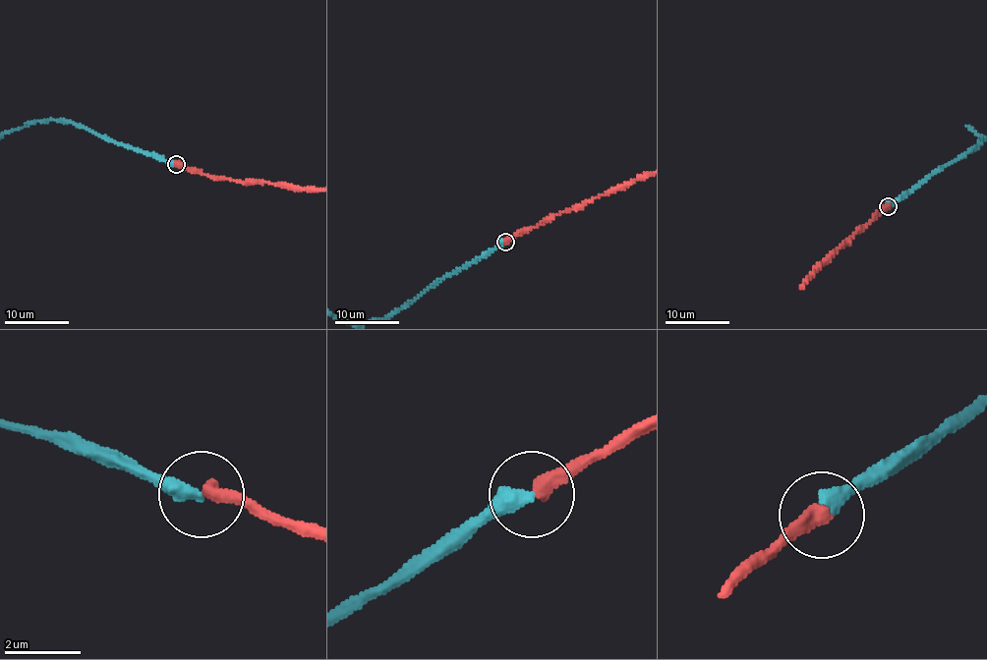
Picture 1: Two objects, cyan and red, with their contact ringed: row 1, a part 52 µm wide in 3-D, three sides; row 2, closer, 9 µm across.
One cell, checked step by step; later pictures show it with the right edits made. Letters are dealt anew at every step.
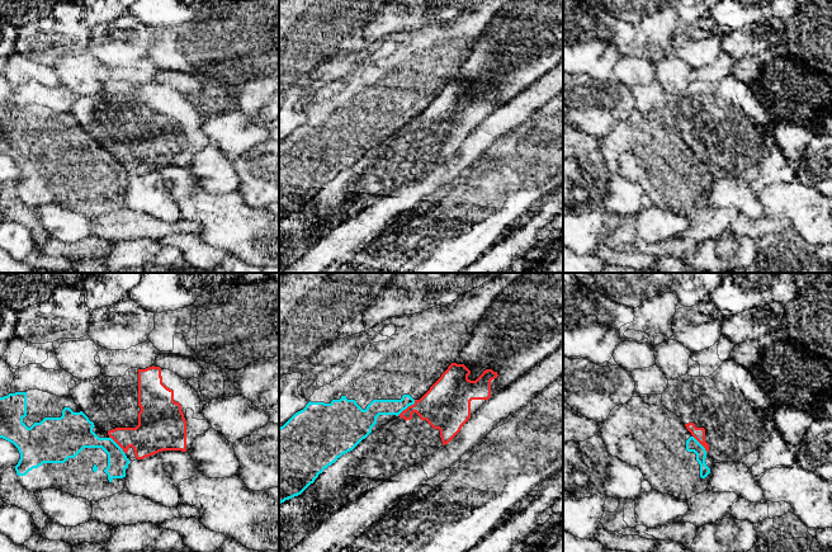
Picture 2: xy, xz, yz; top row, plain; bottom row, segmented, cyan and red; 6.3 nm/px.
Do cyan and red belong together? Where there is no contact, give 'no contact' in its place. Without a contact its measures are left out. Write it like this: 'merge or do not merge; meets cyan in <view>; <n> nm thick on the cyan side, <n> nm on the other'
do not merge; meets cyan in xz; 110 nm thick on the cyan side, 300 nm on the other

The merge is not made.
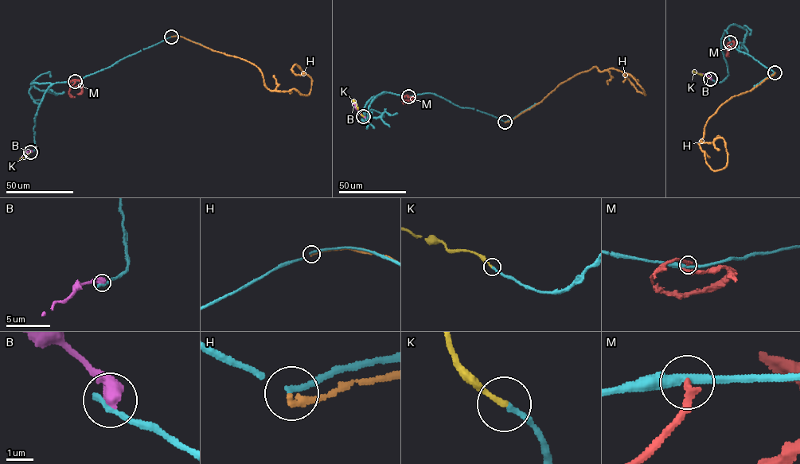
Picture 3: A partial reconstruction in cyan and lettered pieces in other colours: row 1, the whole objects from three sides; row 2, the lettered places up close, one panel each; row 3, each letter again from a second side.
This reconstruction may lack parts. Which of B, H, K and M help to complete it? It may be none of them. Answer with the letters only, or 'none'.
K

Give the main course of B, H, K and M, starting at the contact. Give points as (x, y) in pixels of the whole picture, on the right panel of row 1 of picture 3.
B: (711, 79), (696, 72)
H: (774, 72), (732, 97), (708, 121), (699, 145), (714, 170), (727, 161), (720, 137), (713, 143), (719, 150)
K: (710, 79), (692, 71)
M: (730, 42), (735, 43), (727, 54)

